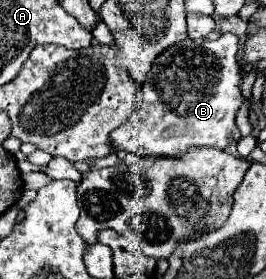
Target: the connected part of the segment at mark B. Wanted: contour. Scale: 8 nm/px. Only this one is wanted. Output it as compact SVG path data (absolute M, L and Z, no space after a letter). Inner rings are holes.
M229 33L229 41L227 39L217 39L217 41L191 41L191 39L185 39L185 41L181 41L181 43L177 43L177 45L173 45L173 47L169 47L167 51L163 51L157 59L155 59L155 63L153 63L153 67L151 67L151 71L149 71L149 75L147 75L147 81L145 81L145 85L141 87L141 105L139 105L139 109L121 125L121 127L117 127L115 131L113 131L113 135L111 135L111 139L113 139L113 147L119 151L119 149L123 149L123 151L129 151L129 153L133 153L133 155L137 155L137 157L181 157L181 155L185 155L191 147L213 147L213 149L225 149L227 145L231 145L231 143L237 143L239 139L241 139L241 133L239 133L239 129L237 129L237 125L235 125L235 113L237 113L237 109L241 107L241 103L243 103L243 97L241 97L241 91L239 91L239 83L241 83L241 69L239 69L239 63L237 63L237 35L233 35L233 33Z

